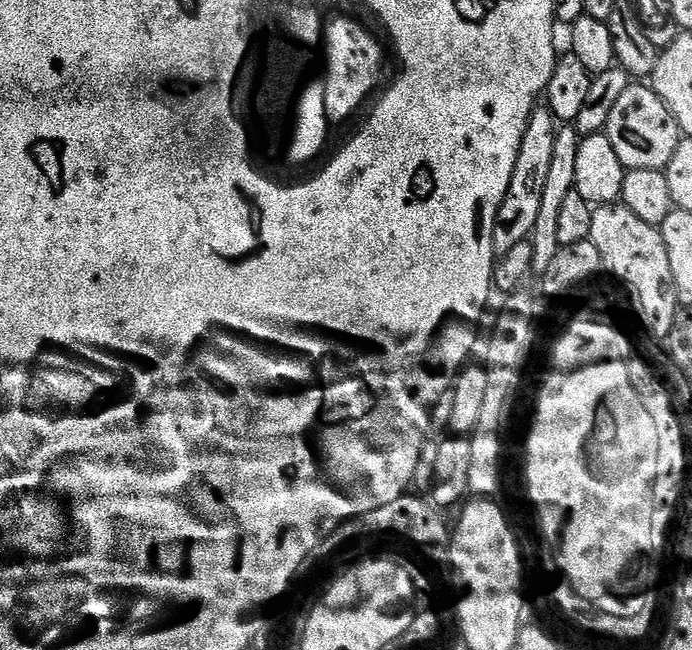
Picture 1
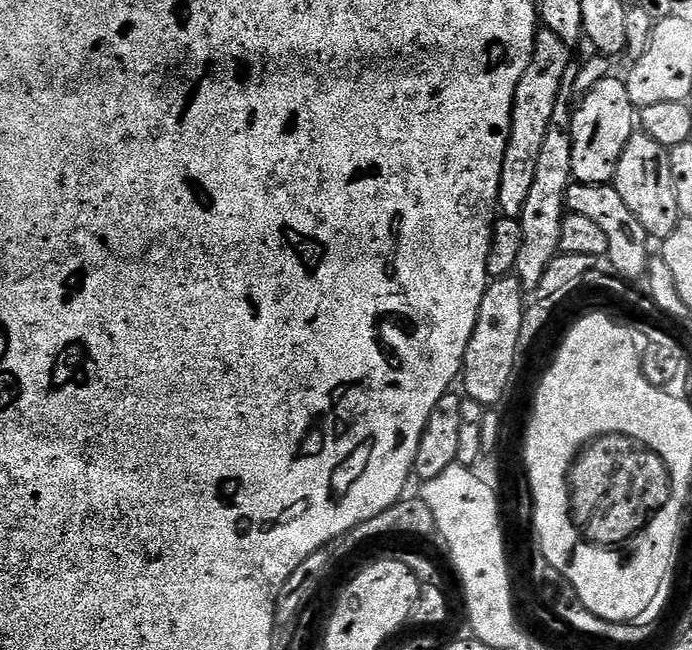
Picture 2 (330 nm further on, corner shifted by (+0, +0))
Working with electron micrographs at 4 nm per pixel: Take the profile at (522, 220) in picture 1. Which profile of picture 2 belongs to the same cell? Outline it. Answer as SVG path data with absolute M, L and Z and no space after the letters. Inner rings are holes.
M541 27L537 31L532 61L522 82L518 82L518 90L512 103L512 129L502 162L498 205L499 211L505 217L520 217L522 206L526 206L526 197L530 195L530 186L534 182L534 170L538 166L538 153L542 151L542 142L546 142L550 118L562 94L560 83L563 82L564 75L568 72L568 63L572 60L568 52L571 52L570 46L562 42L549 28Z

